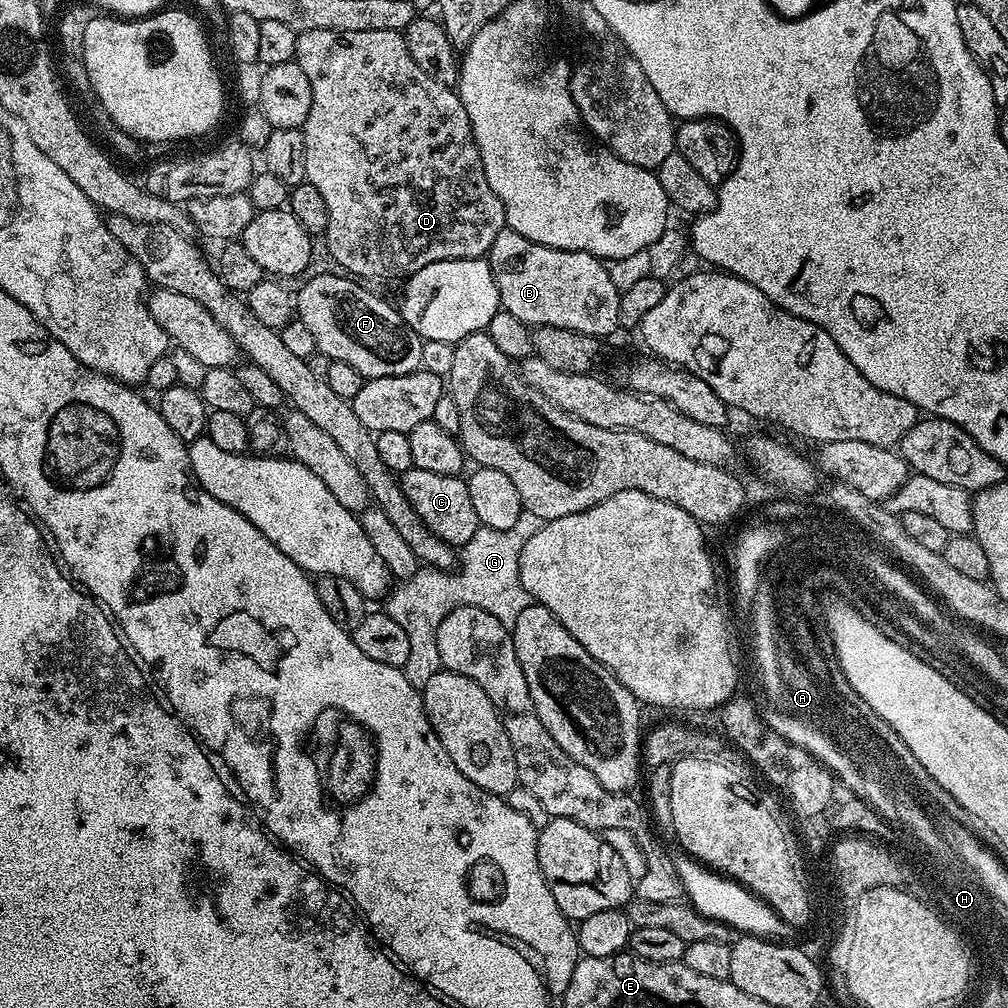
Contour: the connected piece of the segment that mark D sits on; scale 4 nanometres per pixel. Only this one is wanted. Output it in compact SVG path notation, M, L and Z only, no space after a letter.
M314 29L297 32L294 63L300 67L302 74L306 74L312 91L310 114L302 129L306 138L304 178L307 183L313 184L322 193L322 198L326 201L326 210L330 214L326 233L328 252L341 264L339 267L345 273L363 278L365 281L397 280L400 282L413 276L418 270L422 270L422 266L430 266L430 262L475 260L487 257L494 238L498 238L498 234L506 227L504 207L498 194L490 190L490 182L486 182L486 170L482 166L478 146L474 142L470 118L462 106L459 95L451 87L434 82L434 78L418 70L418 62L414 62L414 58L410 58L410 50L406 50L403 31L369 30L346 33L335 32L332 29Z

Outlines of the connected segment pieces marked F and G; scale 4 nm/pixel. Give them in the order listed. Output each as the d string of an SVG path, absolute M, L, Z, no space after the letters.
M336 272L309 275L300 293L297 291L294 296L295 315L306 322L310 334L314 334L316 351L328 355L330 360L354 366L360 376L369 380L417 371L422 362L424 341L400 317L399 307L363 288L368 286L359 279Z
M521 511L510 530L494 530L481 526L474 538L463 544L458 570L420 566L409 580L397 583L387 593L383 601L385 604L382 604L383 611L394 618L394 622L398 622L398 626L402 626L402 630L406 630L406 635L410 638L410 656L406 658L402 671L414 687L423 689L424 684L430 682L436 672L441 671L436 635L442 618L446 618L450 609L459 604L490 606L498 622L511 626L518 614L522 614L526 606L534 603L526 586L522 586L520 551L522 546L526 546L526 542L530 542L530 538L534 538L541 523L538 514Z

